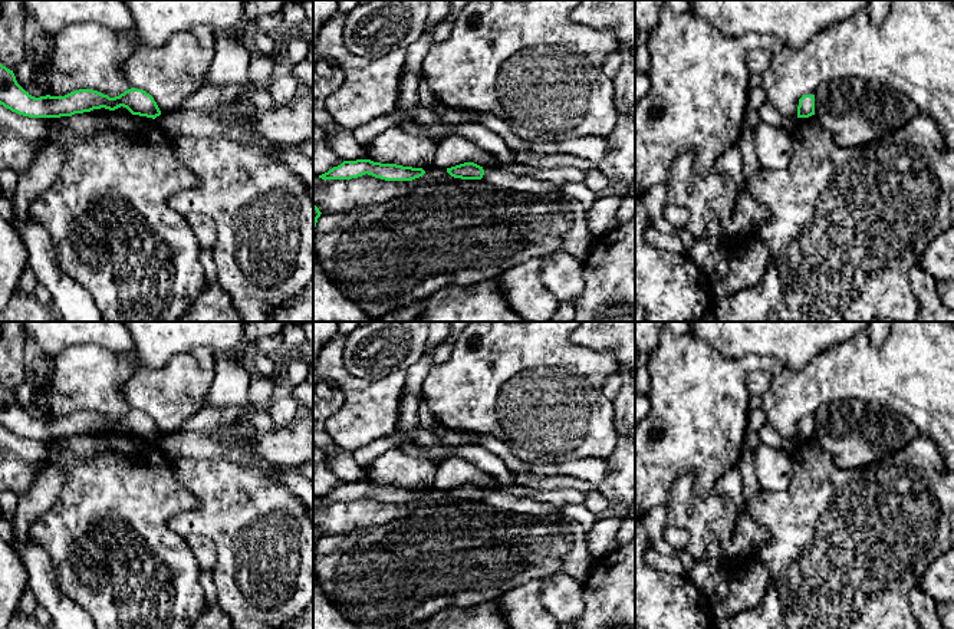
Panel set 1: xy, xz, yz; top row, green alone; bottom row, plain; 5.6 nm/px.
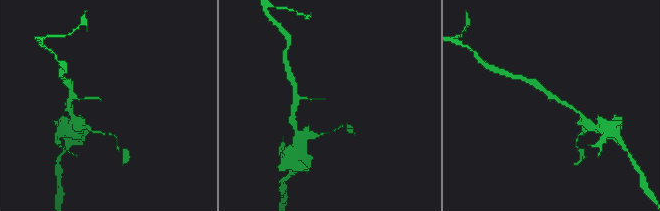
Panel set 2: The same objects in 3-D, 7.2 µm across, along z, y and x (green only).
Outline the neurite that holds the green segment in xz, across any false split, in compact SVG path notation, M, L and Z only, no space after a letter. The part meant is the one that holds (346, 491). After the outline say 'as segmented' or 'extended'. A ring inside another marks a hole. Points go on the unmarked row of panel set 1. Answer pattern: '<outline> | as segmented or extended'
M371 481L343 483L328 494L319 497L322 501L351 501L372 497L385 503L412 503L425 495L422 490L402 488L397 485L381 485Z | as segmented

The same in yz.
M803 416L799 421L797 439L809 439L815 437L815 416Z | as segmented

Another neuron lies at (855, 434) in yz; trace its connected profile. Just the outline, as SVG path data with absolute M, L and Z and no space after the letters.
M838 401L815 414L815 437L839 468L861 468L884 460L918 435L908 418L878 404Z

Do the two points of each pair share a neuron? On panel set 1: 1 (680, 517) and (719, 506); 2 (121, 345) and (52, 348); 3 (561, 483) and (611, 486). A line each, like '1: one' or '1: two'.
1: one
2: one
3: one

